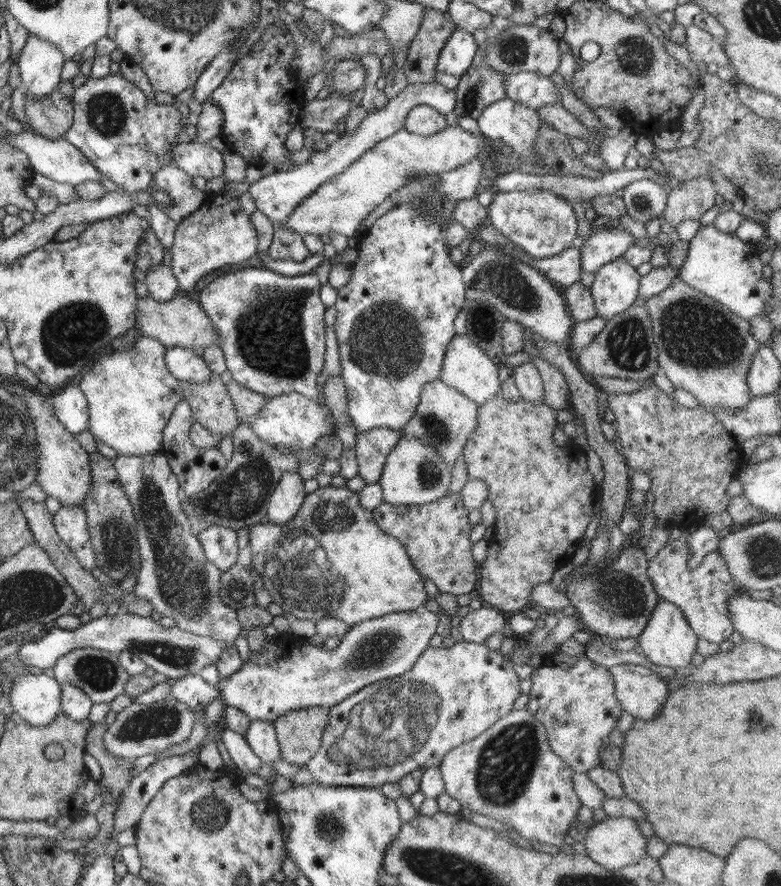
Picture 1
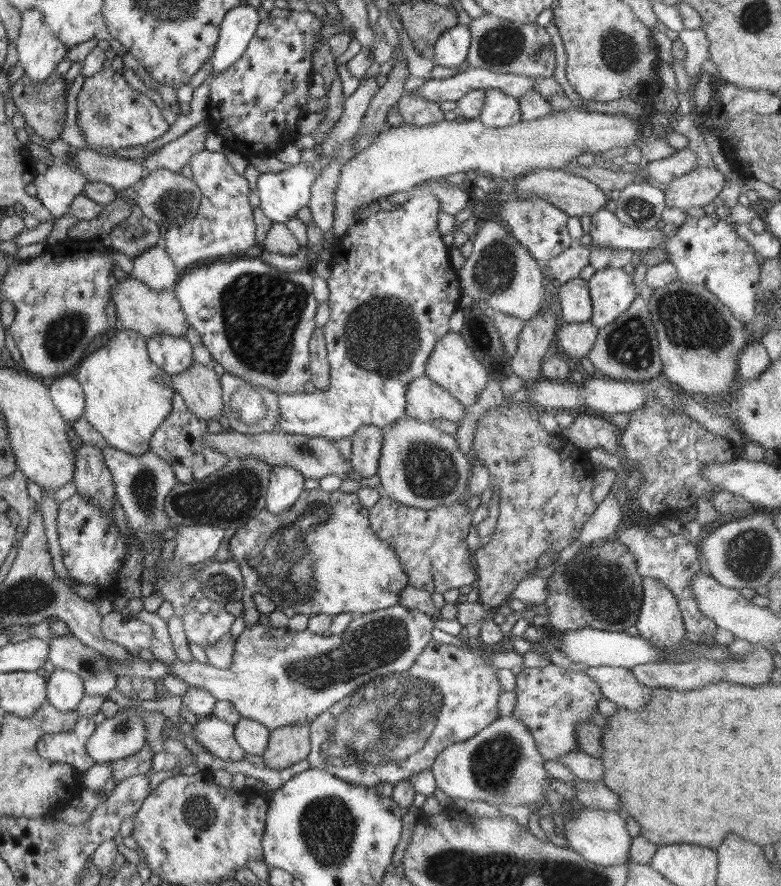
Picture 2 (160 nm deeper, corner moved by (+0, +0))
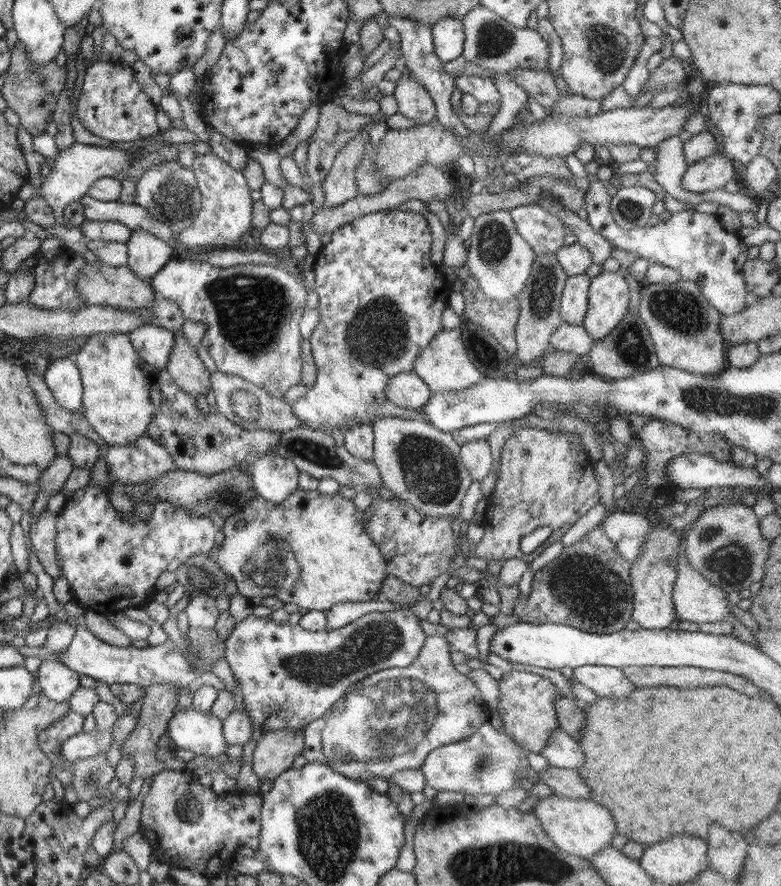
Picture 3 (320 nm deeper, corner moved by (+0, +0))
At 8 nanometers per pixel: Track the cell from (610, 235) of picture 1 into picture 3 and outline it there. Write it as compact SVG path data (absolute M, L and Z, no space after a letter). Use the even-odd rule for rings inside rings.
M602 177L590 183L585 198L587 221L614 247L673 268L682 281L696 284L705 299L722 315L743 311L748 306L752 297L746 290L742 266L748 259L749 246L742 241L742 237L728 233L716 214L685 209L668 214L668 220L654 226L648 224L646 227L624 229L610 215L609 202L610 194L602 183Z

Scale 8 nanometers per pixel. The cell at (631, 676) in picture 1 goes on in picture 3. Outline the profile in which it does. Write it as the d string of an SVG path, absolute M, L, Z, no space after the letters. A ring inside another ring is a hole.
M584 665L572 669L576 682L584 684L600 697L624 698L635 690L621 668L611 666Z

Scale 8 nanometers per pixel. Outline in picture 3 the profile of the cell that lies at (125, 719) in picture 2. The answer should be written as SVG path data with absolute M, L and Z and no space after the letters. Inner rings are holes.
M113 728L93 730L90 733L78 733L70 736L60 747L58 756L70 762L96 756L104 753L111 747Z

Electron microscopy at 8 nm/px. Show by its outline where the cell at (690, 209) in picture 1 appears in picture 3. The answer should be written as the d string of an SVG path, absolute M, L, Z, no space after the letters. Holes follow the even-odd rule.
M721 151L687 166L682 184L691 193L702 193L722 188L738 176L738 166Z

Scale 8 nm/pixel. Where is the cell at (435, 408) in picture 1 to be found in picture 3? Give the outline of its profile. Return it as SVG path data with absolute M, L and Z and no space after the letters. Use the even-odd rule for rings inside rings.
M413 371L394 376L386 386L386 397L390 403L417 412L430 402L432 395L428 385Z

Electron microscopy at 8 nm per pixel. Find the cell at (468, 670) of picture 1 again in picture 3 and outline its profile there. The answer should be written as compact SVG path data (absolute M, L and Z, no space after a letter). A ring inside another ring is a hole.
M428 635L420 654L407 667L387 668L367 676L332 705L322 718L311 720L304 728L304 748L301 755L309 763L328 765L348 778L364 781L371 776L386 780L404 769L418 770L428 753L445 744L455 743L472 736L488 722L490 709L472 679L454 669L450 658L451 646L446 638Z

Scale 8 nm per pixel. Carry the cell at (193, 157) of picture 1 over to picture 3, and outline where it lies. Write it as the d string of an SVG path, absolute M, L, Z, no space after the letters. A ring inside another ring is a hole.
M213 152L196 155L191 169L196 175L197 185L201 192L201 209L198 210L190 226L182 232L175 233L175 246L172 248L183 250L181 254L200 246L231 248L234 244L237 248L236 244L240 236L250 230L253 213L253 200L250 197L251 190L248 188L246 177L241 171L218 159Z

